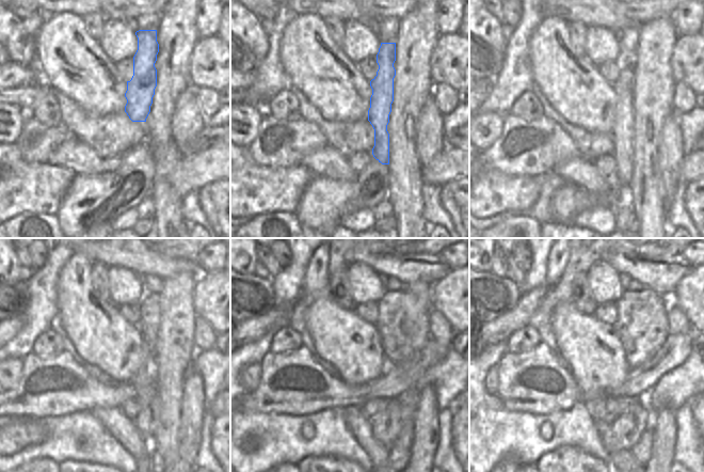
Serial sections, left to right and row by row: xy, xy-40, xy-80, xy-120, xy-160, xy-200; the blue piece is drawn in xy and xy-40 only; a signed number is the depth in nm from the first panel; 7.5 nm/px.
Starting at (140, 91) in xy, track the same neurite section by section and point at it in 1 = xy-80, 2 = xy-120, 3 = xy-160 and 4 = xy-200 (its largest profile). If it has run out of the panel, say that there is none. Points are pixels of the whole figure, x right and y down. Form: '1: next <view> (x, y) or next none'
1: next xy-80 (622, 134)
2: next xy-120 (146, 421)
3: next xy-160 (386, 425)
4: next xy-200 (626, 429)

